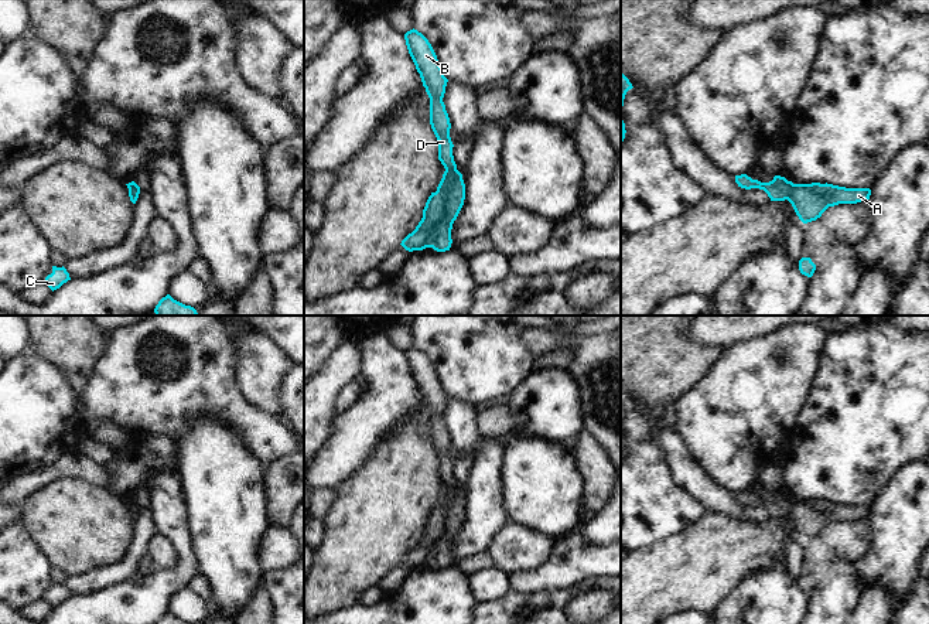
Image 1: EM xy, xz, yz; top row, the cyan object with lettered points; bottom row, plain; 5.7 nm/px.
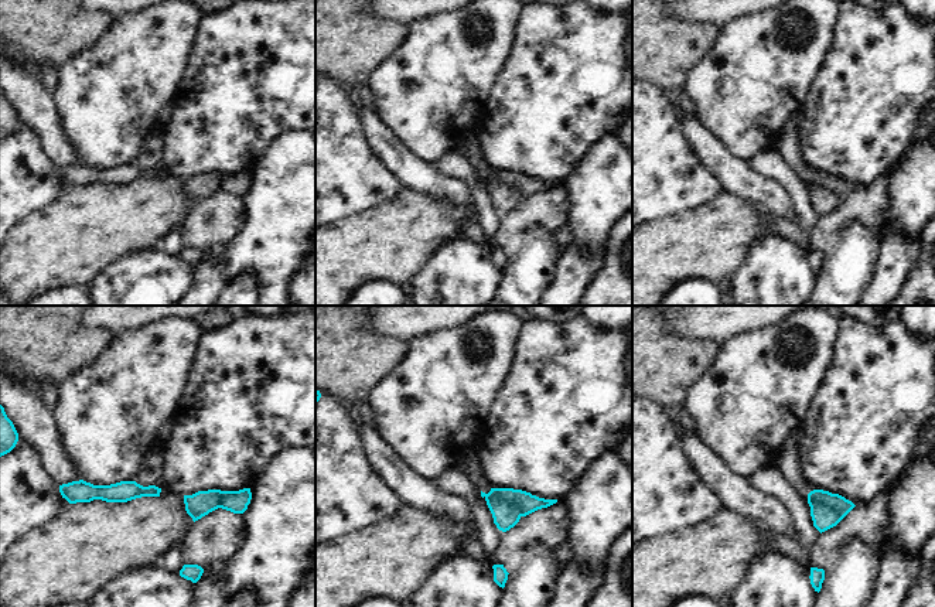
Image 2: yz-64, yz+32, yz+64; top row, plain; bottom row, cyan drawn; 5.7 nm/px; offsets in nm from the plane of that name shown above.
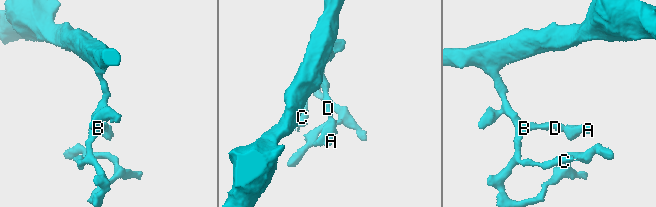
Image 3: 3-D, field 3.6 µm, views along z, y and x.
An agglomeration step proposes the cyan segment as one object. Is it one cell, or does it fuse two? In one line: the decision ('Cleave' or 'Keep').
Cleave

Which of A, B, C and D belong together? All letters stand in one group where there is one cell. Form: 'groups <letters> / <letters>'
groups A / B C D

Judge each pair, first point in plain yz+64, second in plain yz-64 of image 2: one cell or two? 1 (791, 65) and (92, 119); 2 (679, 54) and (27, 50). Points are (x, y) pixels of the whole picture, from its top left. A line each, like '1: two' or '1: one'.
1: one
2: one

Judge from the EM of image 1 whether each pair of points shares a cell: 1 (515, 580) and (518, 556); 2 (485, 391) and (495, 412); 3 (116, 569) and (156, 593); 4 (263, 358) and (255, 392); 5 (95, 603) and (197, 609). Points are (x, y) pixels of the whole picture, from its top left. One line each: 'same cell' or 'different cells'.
1: different cells
2: different cells
3: different cells
4: same cell
5: different cells

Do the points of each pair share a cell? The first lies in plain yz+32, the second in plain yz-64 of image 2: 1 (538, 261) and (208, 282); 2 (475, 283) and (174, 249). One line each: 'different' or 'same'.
1: same
2: different

